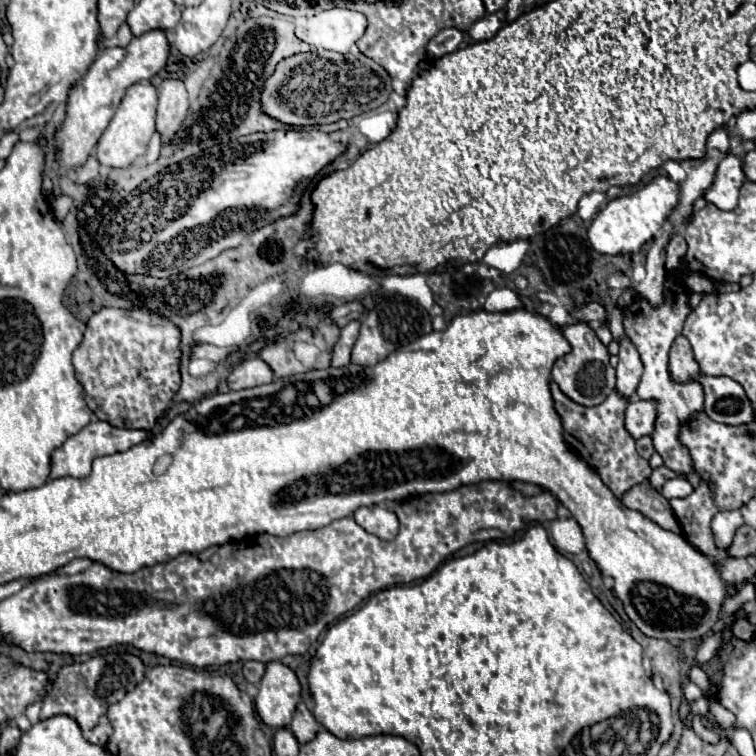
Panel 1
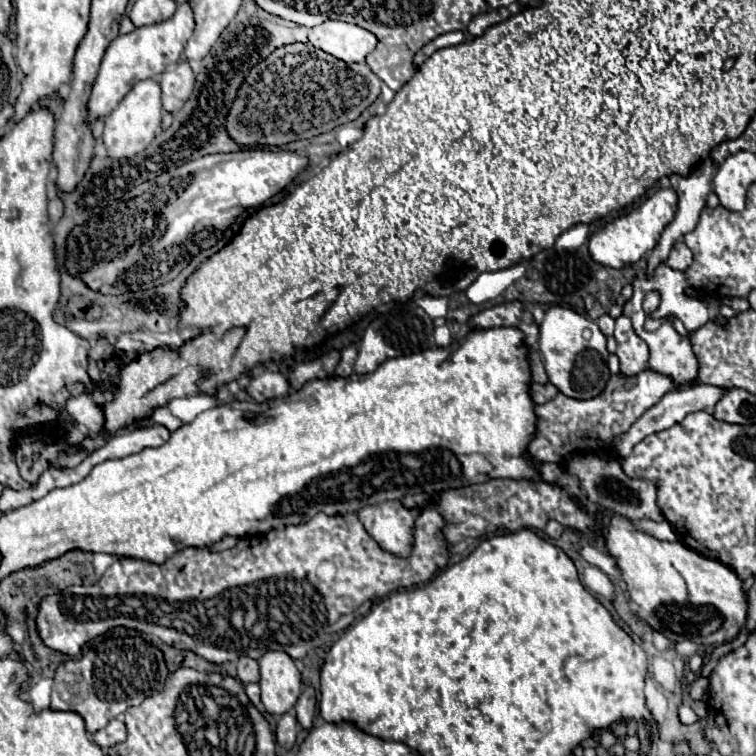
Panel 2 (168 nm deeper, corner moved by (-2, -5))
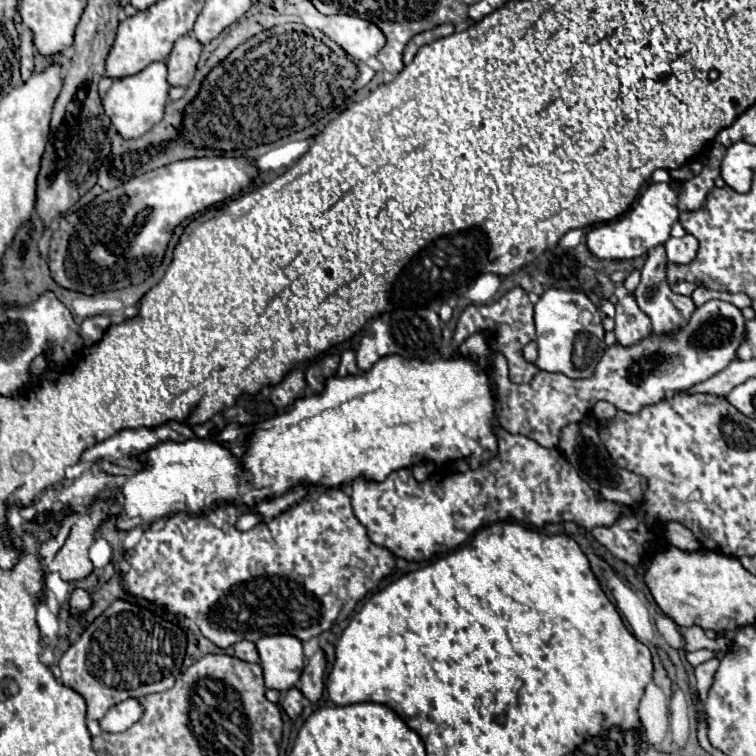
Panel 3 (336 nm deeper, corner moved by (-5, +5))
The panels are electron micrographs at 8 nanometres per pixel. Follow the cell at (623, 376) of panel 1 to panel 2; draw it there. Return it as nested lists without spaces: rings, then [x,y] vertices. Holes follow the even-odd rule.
[[[625,315],[615,319],[615,339],[617,339],[617,351],[621,363],[623,375],[637,375],[647,367],[649,361],[649,349],[647,343],[633,331],[629,319]]]

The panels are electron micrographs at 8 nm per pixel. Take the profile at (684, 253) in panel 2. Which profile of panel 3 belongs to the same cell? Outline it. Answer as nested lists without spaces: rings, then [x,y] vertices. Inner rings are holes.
[[[684,235],[682,239],[670,237],[670,239],[664,243],[664,247],[666,247],[666,253],[668,253],[668,261],[670,261],[670,263],[684,265],[684,263],[690,263],[690,261],[696,257],[698,241],[696,241],[692,235]]]

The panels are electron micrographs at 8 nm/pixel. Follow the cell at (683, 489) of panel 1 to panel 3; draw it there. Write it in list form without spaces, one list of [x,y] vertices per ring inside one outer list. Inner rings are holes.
[[[708,301],[696,309],[692,319],[680,333],[656,337],[650,335],[642,343],[624,349],[622,345],[608,347],[596,367],[596,373],[584,381],[572,381],[560,373],[560,381],[552,381],[552,373],[540,371],[532,383],[516,385],[508,379],[504,369],[504,357],[498,353],[494,359],[496,371],[492,379],[496,381],[498,395],[498,423],[508,433],[520,433],[534,439],[542,447],[556,447],[560,431],[568,423],[578,423],[594,409],[598,401],[612,403],[618,411],[638,413],[646,405],[660,403],[670,391],[684,391],[694,383],[706,381],[714,373],[722,371],[736,357],[736,347],[744,335],[744,319],[738,307],[726,301]],[[700,335],[700,345],[696,339]]]

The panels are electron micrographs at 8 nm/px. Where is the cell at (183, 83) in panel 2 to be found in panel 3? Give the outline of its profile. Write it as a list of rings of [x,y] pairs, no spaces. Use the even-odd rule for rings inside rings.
[[[184,35],[176,41],[170,57],[166,59],[168,67],[168,83],[170,87],[188,87],[196,73],[196,63],[200,57],[202,45],[192,37]]]

